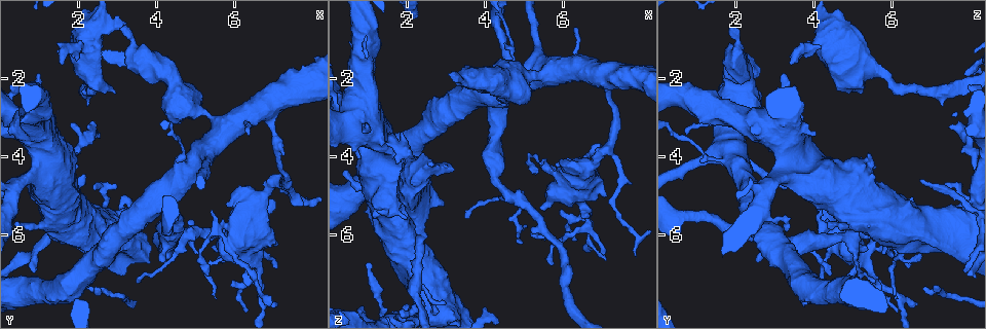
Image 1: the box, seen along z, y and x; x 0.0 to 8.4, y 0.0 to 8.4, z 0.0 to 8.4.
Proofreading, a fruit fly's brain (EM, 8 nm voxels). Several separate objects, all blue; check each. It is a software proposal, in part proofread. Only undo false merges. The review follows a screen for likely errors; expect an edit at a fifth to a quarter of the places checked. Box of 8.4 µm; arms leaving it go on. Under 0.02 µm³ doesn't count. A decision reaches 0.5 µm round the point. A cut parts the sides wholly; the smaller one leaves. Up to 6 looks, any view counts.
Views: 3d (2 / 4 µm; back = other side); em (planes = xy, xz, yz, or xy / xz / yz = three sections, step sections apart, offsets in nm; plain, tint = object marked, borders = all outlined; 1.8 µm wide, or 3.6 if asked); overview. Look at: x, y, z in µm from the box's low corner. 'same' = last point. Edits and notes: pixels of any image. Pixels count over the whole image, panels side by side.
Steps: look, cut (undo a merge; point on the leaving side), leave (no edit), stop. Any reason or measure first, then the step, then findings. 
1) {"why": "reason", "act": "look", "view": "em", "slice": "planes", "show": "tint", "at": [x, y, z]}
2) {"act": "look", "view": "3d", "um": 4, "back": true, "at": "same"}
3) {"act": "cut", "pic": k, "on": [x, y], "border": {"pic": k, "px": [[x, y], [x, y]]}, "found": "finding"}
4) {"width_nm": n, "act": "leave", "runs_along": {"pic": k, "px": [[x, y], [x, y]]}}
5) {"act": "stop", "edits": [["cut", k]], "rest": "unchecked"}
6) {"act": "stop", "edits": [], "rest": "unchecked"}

{"why": "four or more arms meet", "act": "look", "view": "em", "um": 3.6, "slice": "planes", "show": "tint", "at": [5.65, 3.20, 1.90]}

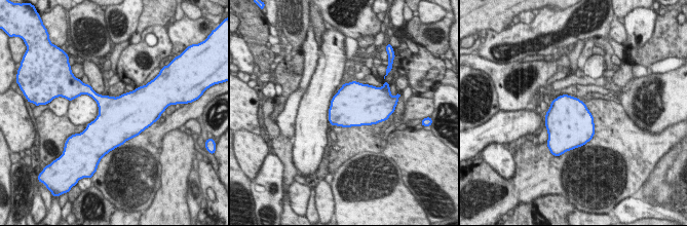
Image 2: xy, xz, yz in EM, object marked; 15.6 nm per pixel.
{"act": "leave", "found": "all the same cell"}

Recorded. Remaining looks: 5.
{"act": "look", "view": "3d", "um": 4, "at": [0.80, 3.25, 2.75]}

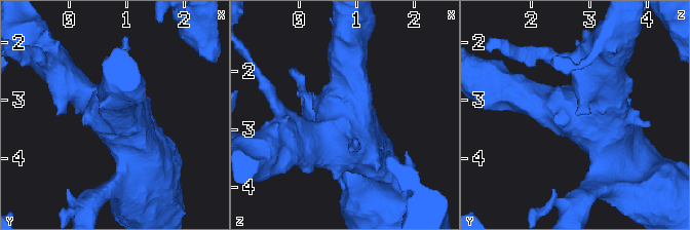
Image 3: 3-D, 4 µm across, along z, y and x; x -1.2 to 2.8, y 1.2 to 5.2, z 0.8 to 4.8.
{"act": "look", "view": "em", "slice": "planes", "show": "plain", "at": [0.80, 3.25, 2.85]}

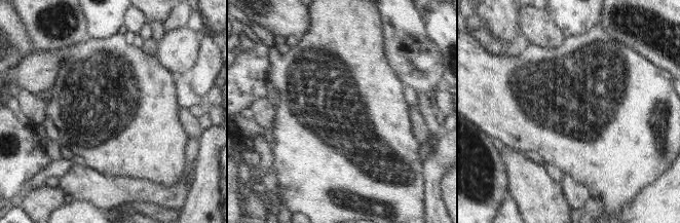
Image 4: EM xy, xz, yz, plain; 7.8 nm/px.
{"why": "with the object marked", "act": "look", "view": "em", "slice": "planes", "show": "tint", "at": "same"}

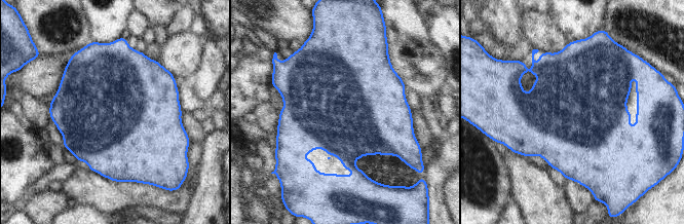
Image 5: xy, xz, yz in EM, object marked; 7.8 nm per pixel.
{"act": "leave", "found": "continuous, no second cell"}

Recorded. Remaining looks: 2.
{"why": "narrows sharply", "act": "look", "view": "3d", "um": 4, "back": true, "at": [1.35, 5.15, 7.80]}

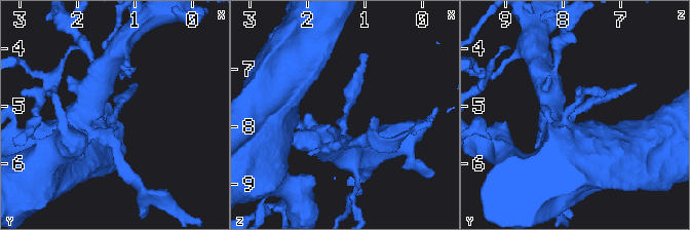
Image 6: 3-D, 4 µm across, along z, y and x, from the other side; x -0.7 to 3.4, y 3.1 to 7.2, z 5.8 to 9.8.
{"why": "now the EM", "act": "look", "view": "em", "um": 3.6, "slice": "planes", "show": "borders", "at": [1.30, 5.15, 7.80]}

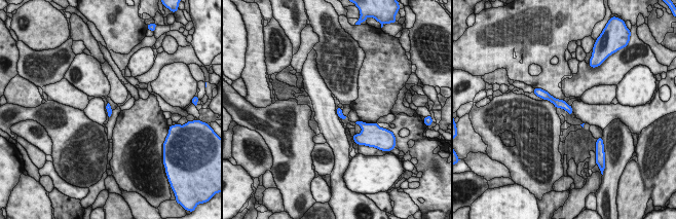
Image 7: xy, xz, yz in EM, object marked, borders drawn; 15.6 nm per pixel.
{"width_nm": 90, "act": "leave", "runs_along": {"pic": 7, "px": [[542, 94], [569, 110]]}, "found": "continuous, no second cell"}

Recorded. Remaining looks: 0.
{"act": "stop", "edits": [], "rest": "unchecked"}

